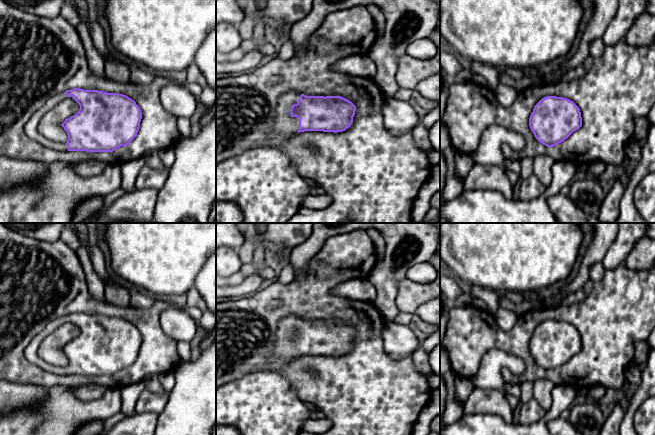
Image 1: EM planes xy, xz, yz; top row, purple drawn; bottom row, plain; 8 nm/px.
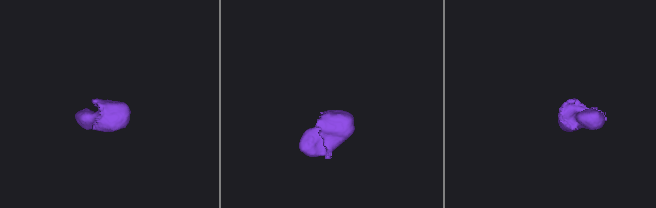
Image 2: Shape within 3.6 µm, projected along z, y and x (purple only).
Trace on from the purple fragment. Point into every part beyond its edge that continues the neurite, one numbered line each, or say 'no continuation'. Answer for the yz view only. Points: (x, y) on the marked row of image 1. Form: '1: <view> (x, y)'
no continuation

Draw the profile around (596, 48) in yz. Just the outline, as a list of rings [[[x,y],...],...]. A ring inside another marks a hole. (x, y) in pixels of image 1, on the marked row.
[[[596,39],[590,43],[589,55],[593,57],[601,57],[604,52],[605,44],[602,39]]]

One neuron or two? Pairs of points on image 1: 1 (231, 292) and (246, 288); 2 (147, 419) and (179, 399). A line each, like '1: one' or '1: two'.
1: one
2: two

